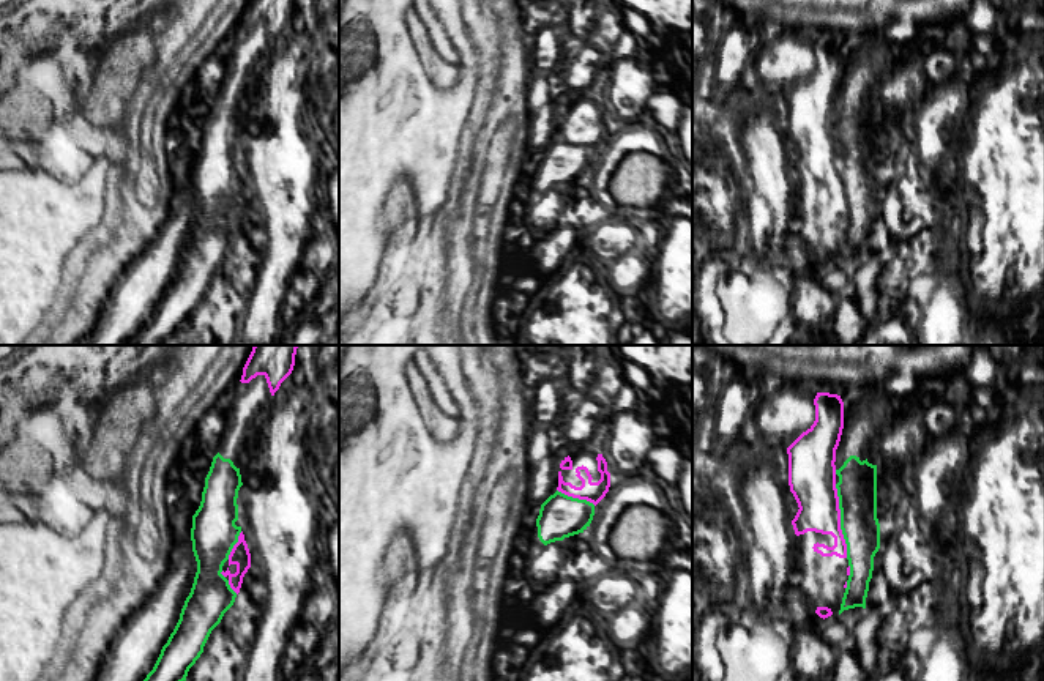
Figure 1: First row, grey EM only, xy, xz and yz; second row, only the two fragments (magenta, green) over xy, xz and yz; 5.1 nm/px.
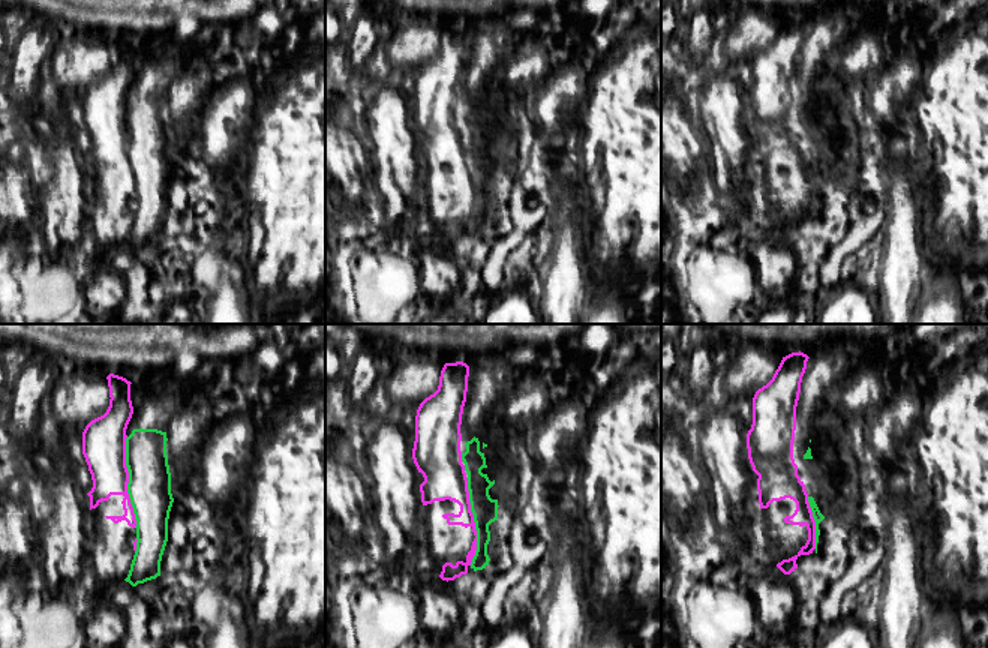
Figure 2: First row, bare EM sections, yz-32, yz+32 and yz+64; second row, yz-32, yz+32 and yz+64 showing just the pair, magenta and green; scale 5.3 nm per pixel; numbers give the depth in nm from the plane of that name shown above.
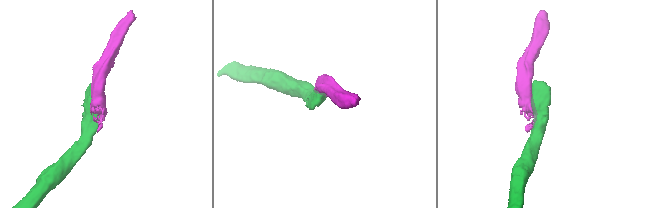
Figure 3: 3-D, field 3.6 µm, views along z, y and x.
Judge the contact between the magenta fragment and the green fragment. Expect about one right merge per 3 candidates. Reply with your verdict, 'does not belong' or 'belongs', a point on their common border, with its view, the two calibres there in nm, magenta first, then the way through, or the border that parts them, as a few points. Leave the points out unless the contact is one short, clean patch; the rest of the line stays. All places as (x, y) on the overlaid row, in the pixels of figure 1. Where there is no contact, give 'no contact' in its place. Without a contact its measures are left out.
does not belong | yz (839, 520) | 240/200 nm

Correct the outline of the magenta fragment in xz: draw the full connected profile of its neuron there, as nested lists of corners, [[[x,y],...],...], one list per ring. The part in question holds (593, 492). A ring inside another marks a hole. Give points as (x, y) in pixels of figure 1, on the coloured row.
[[[574,449],[560,463],[557,490],[595,506],[606,497],[610,487],[607,462],[596,449]]]

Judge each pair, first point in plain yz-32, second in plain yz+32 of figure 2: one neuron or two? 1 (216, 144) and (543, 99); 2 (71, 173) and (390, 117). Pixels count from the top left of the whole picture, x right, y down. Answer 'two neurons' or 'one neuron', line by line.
1: one neuron
2: one neuron

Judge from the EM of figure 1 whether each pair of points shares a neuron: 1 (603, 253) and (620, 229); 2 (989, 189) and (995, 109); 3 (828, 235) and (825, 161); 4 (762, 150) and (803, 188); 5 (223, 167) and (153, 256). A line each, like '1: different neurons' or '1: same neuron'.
1: same neuron
2: same neuron
3: same neuron
4: different neurons
5: different neurons

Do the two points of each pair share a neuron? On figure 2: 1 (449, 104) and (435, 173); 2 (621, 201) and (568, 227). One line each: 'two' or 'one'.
1: one
2: two

